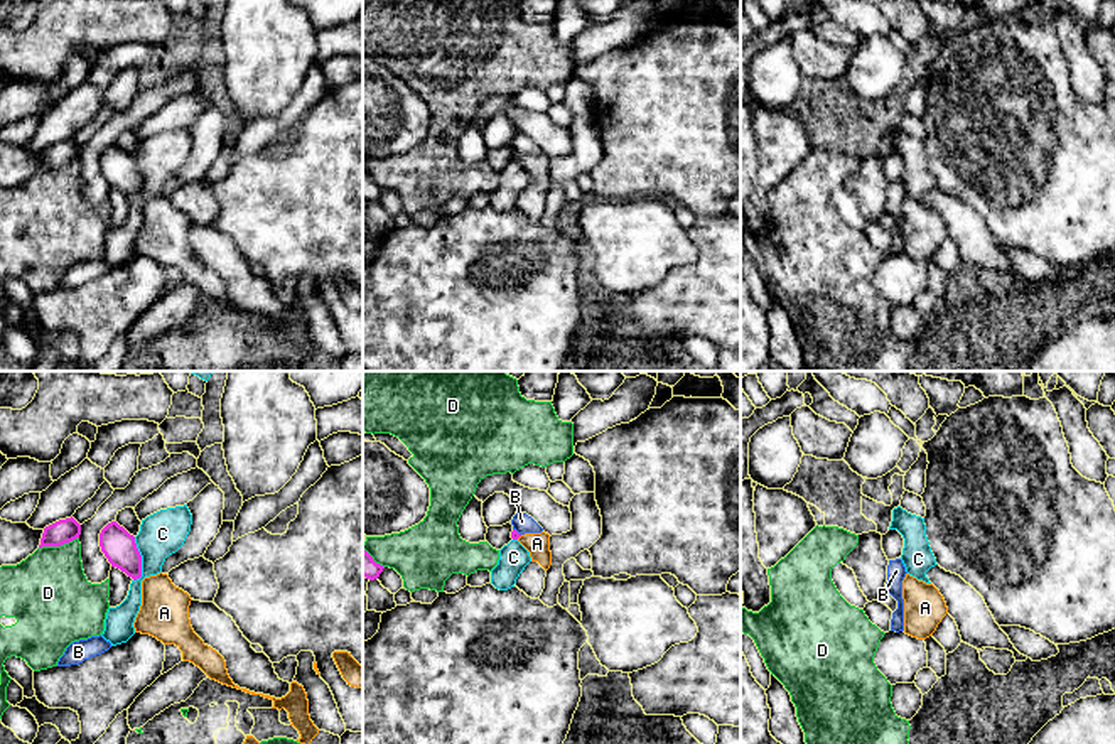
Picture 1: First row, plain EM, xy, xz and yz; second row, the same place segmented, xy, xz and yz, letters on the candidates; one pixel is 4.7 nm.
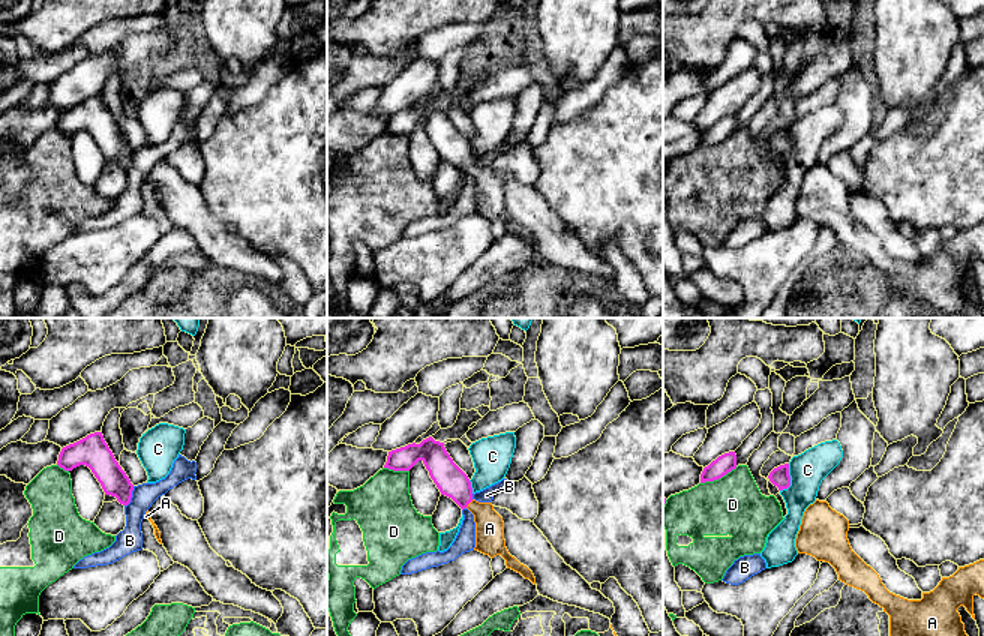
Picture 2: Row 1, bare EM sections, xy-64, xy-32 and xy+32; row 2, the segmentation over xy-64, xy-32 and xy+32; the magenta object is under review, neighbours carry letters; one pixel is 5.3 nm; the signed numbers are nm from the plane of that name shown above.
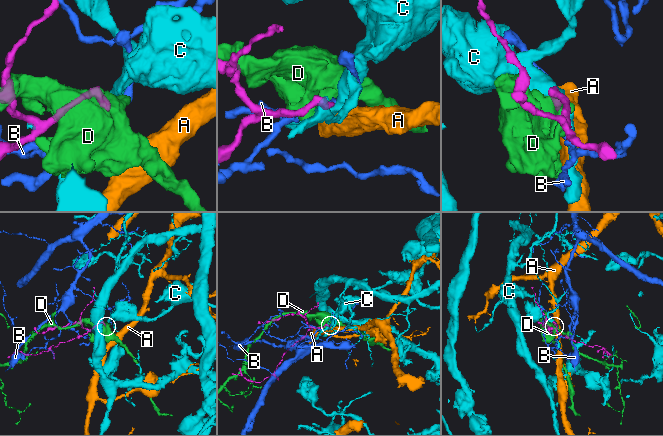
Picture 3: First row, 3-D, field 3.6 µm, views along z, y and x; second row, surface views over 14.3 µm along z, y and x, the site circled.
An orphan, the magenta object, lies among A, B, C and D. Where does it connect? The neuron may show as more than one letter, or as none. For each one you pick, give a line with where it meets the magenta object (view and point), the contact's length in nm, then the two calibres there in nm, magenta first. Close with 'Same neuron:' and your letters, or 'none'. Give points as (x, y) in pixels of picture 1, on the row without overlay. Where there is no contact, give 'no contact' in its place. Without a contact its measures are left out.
A: contact xz (518, 159); length 40 nm; calibres 50 and 110 nm
Same neuron: A

